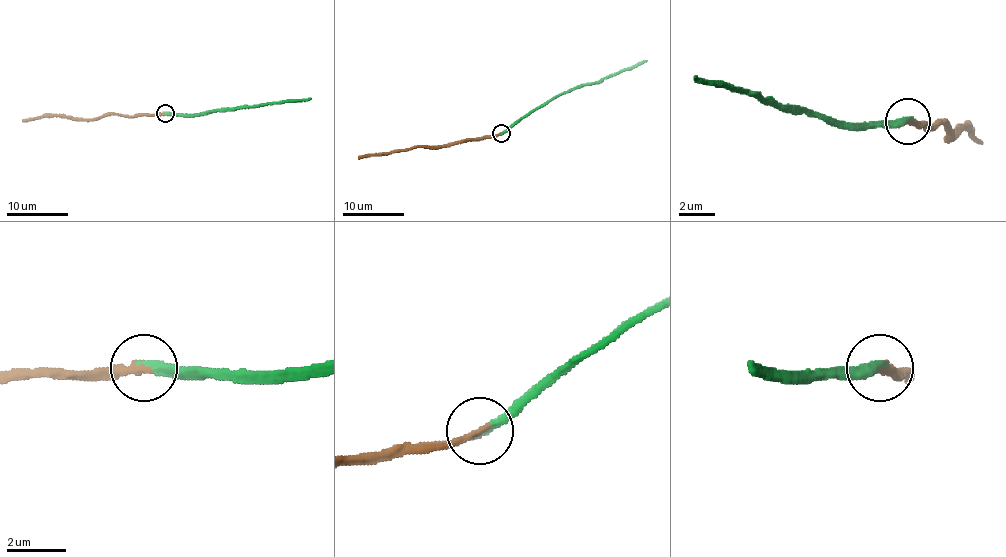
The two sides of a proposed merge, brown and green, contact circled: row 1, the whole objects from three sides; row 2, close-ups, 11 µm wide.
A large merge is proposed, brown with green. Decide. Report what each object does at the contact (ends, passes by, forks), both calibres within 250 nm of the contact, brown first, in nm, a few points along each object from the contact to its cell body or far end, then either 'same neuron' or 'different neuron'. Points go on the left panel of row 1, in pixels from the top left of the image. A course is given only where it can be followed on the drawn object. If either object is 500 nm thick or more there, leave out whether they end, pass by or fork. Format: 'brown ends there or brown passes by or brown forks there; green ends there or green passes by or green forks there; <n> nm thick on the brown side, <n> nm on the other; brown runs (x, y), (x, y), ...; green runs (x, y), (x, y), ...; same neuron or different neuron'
brown ends there; green ends there; 280 nm thick on the brown side, 320 nm on the other; brown runs (165, 113), (111, 115), (91, 119), (53, 116), (22, 121); green runs (165, 113), (207, 115), (285, 101), (307, 101), (310, 98); same neuron

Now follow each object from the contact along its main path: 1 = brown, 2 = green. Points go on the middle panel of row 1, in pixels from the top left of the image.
1: (501, 133), (447, 145), (364, 154), (358, 159)
2: (501, 133), (560, 94), (583, 85), (598, 83), (646, 60)

